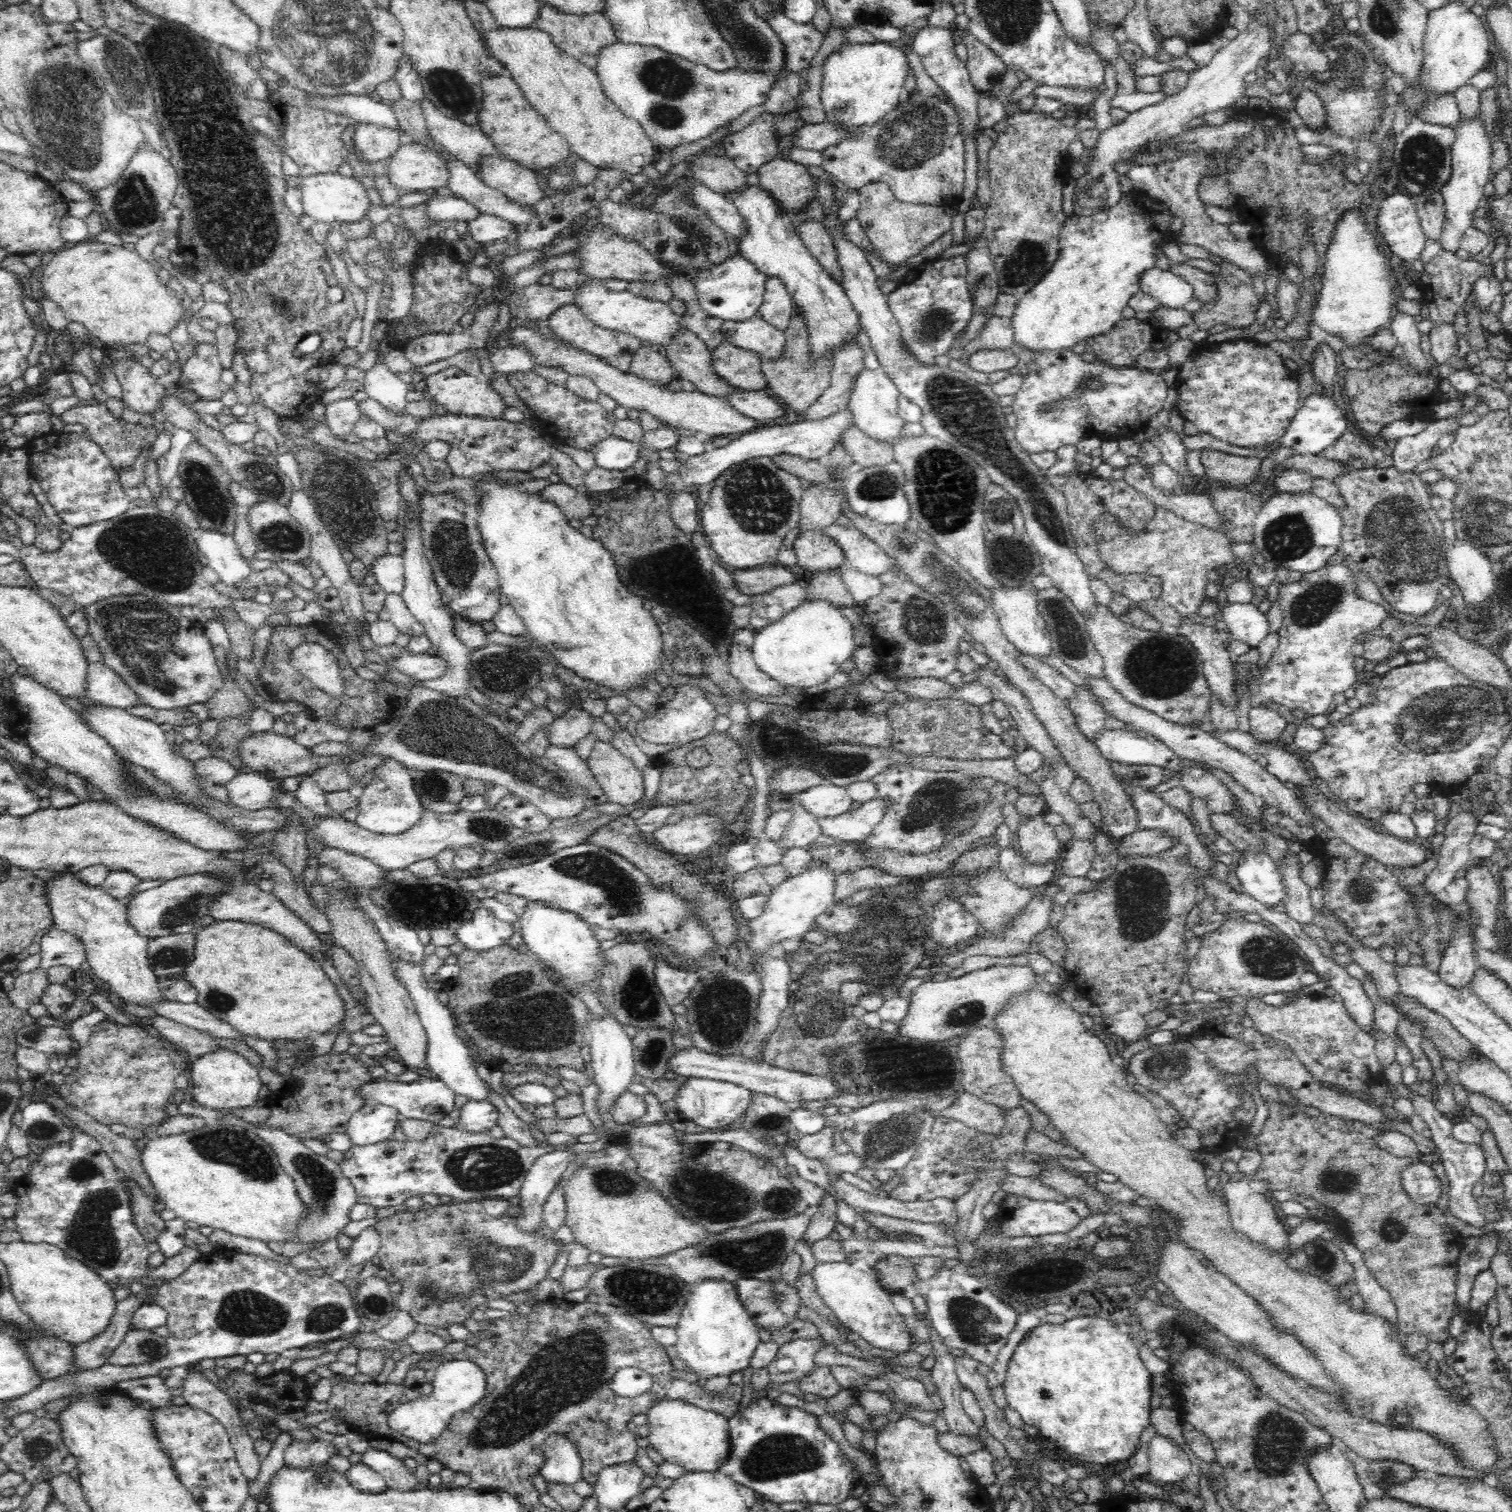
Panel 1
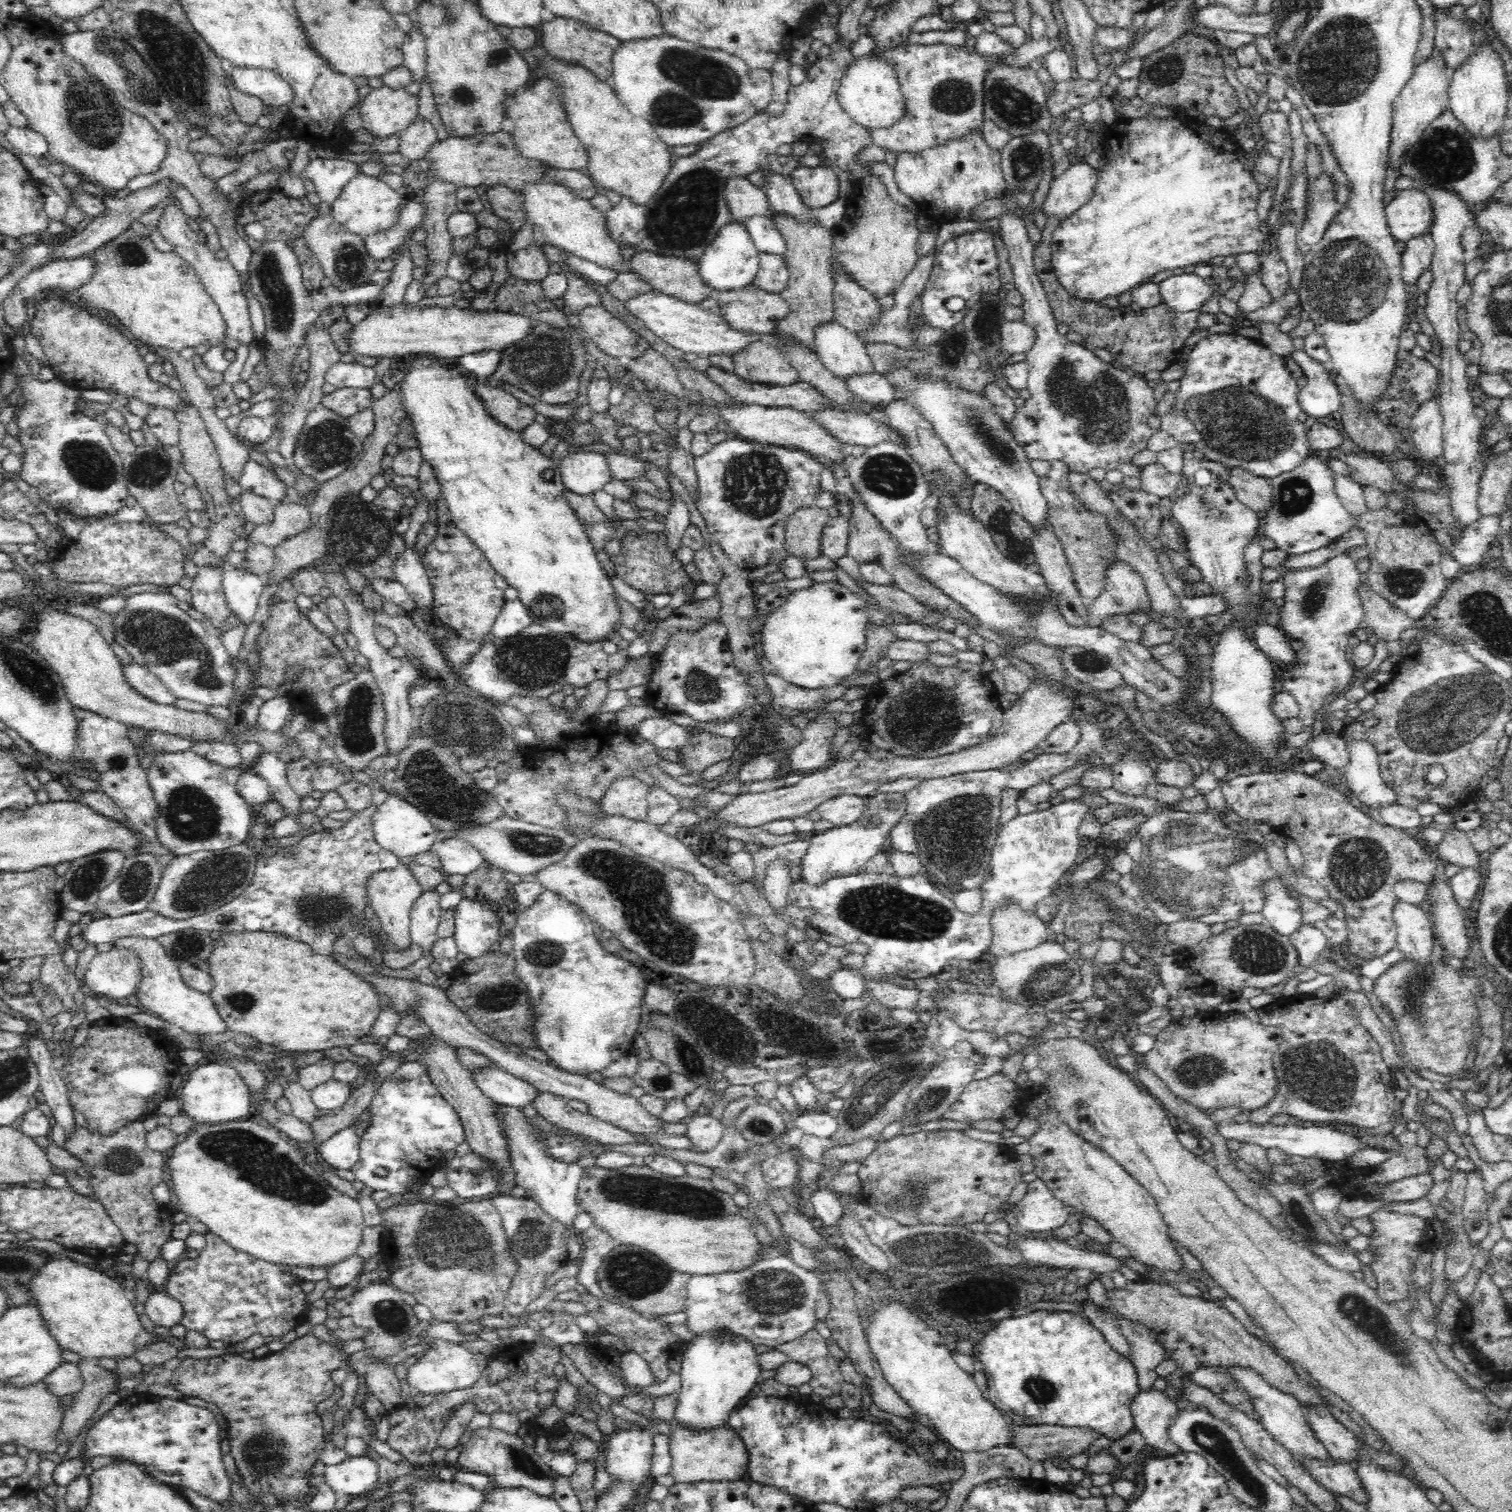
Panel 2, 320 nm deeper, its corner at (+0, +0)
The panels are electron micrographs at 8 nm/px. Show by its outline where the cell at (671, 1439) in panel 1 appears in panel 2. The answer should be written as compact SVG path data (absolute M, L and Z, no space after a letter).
M680 1422L670 1424L670 1452L673 1464L670 1476L676 1483L694 1483L704 1480L734 1481L744 1479L748 1464L748 1452L742 1437L728 1424L694 1430L681 1426Z

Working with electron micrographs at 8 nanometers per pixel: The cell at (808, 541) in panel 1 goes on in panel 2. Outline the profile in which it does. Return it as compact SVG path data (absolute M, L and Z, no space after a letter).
M846 516L830 518L827 526L822 530L820 538L822 556L828 557L831 561L837 561L842 556L846 556L849 530L850 522Z

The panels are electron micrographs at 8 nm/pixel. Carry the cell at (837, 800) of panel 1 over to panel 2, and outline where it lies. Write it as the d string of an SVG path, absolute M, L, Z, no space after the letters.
M846 794L826 800L816 810L821 818L839 827L856 822L865 811L867 803L868 799L865 797Z

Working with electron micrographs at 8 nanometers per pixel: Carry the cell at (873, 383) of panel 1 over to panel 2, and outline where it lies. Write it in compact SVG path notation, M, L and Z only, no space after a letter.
M828 321L817 326L815 350L823 366L839 381L874 374L864 341L840 323Z

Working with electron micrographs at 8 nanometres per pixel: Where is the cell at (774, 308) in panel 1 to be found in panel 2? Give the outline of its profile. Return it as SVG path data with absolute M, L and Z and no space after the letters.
M760 253L759 269L753 283L767 293L778 294L789 281L789 270L784 256Z

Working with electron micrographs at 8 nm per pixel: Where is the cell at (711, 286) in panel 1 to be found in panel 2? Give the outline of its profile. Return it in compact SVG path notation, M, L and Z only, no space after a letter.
M733 220L718 231L718 236L706 247L705 253L697 260L702 282L714 289L715 292L744 289L745 286L752 284L758 272L760 253L752 242L748 229Z

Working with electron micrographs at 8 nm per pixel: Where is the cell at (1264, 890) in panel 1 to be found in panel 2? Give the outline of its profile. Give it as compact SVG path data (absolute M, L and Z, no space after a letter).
M1282 880L1267 881L1261 890L1265 894L1261 914L1270 922L1269 928L1286 937L1297 932L1303 924L1301 906L1282 886Z

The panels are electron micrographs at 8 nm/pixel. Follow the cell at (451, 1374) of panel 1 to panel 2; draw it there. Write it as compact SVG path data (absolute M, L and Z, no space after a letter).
M436 1340L436 1345L419 1355L417 1362L408 1368L406 1381L414 1392L422 1395L436 1396L454 1390L463 1390L474 1386L482 1377L481 1363L481 1357L475 1356L460 1344Z

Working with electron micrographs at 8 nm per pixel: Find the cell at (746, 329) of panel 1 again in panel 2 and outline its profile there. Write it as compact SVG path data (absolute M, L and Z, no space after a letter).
M753 282L744 289L714 292L712 297L718 300L720 313L728 325L747 333L770 335L790 313L781 293L767 293Z

